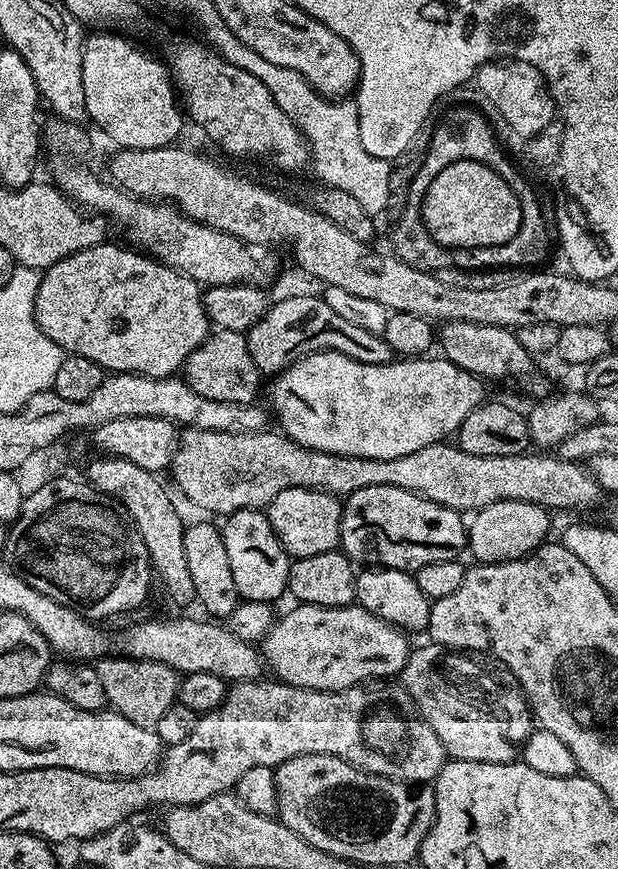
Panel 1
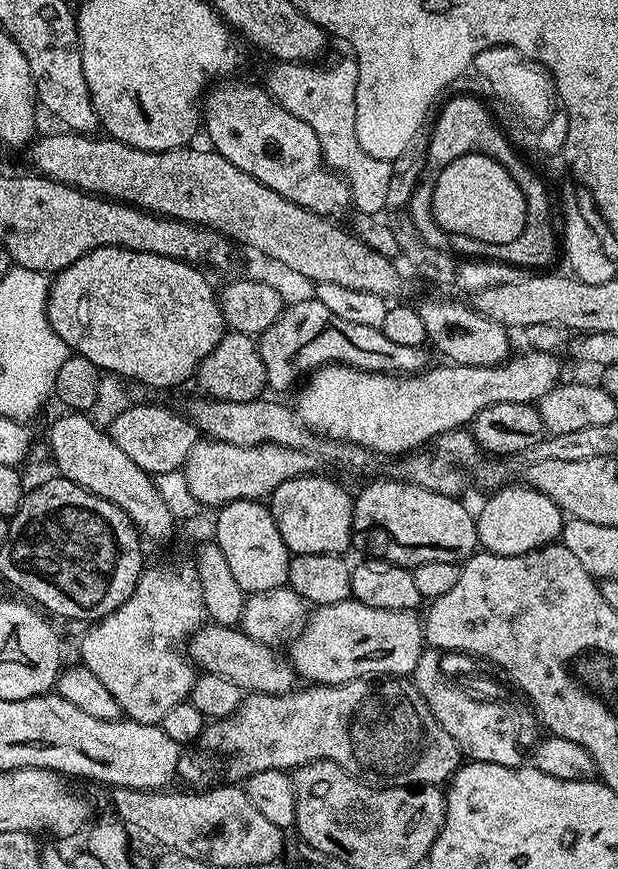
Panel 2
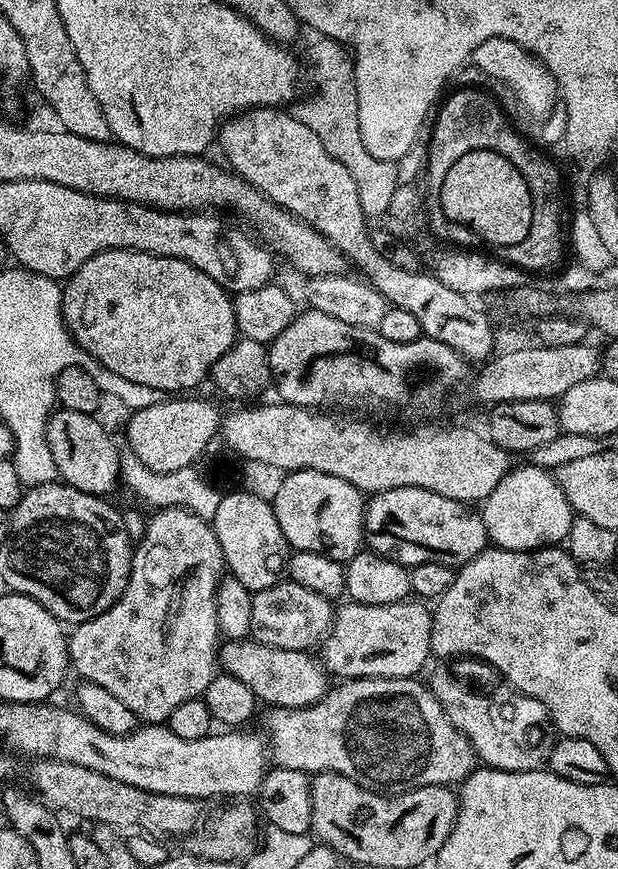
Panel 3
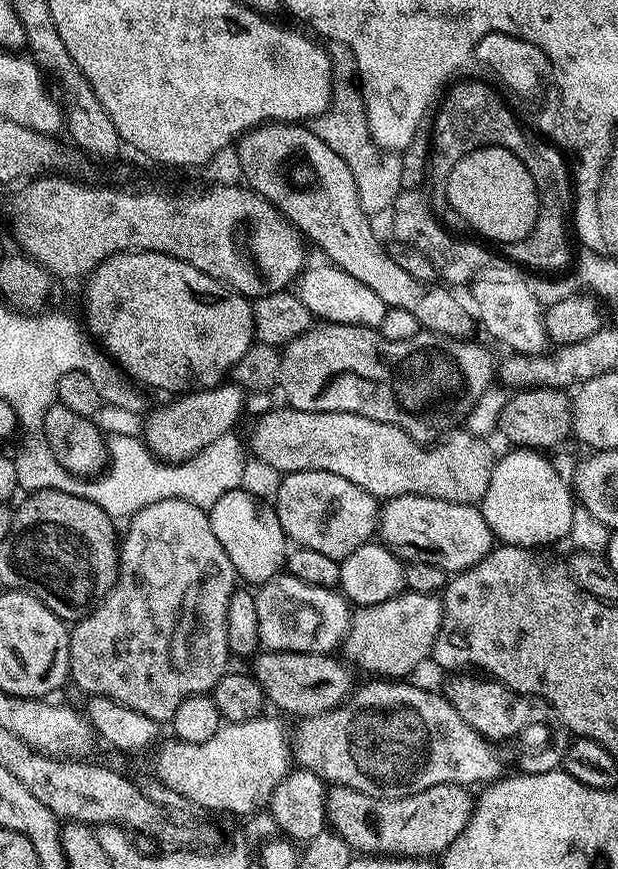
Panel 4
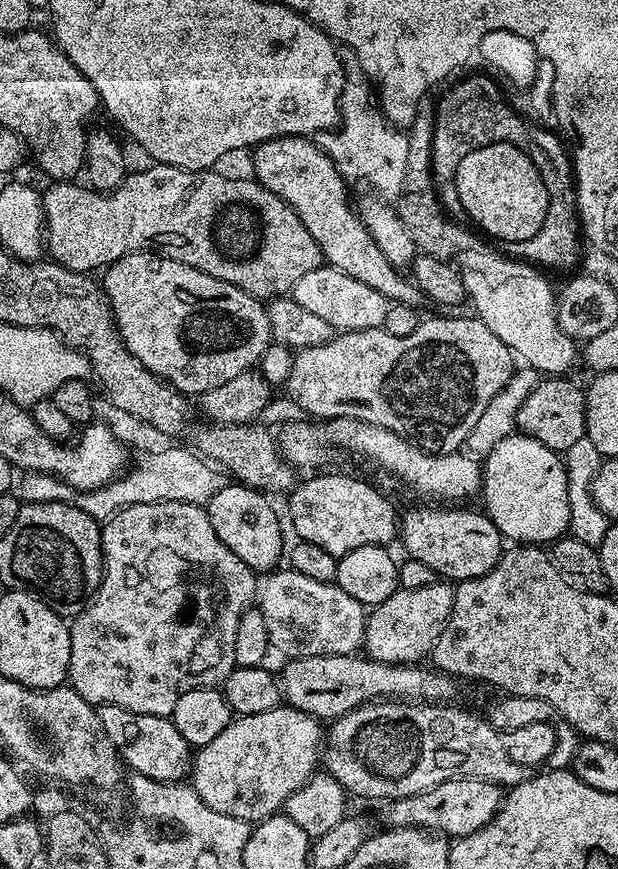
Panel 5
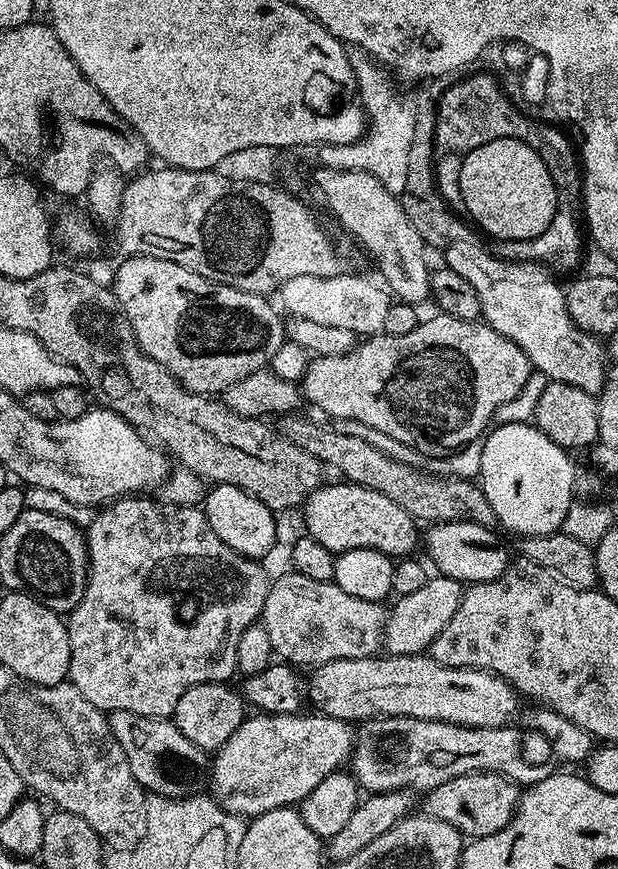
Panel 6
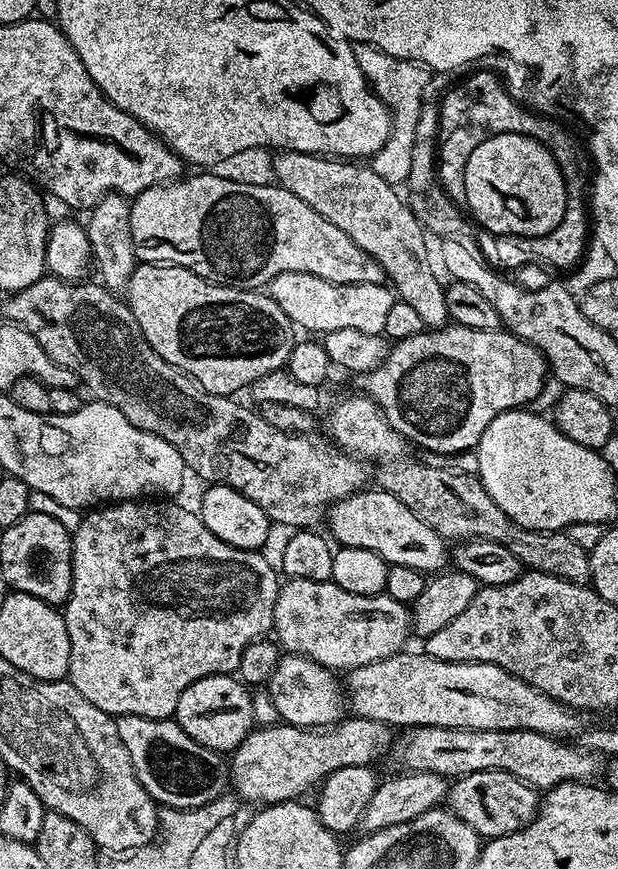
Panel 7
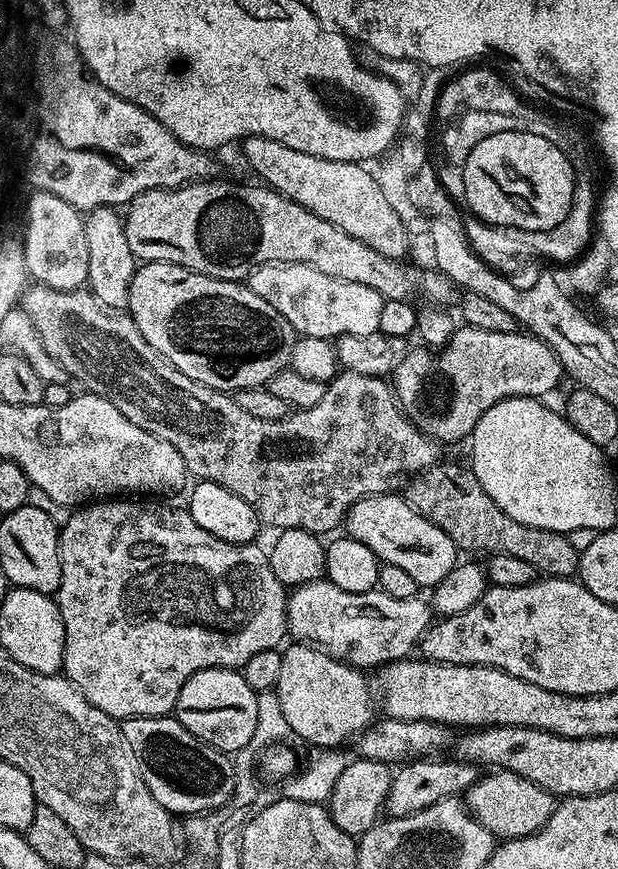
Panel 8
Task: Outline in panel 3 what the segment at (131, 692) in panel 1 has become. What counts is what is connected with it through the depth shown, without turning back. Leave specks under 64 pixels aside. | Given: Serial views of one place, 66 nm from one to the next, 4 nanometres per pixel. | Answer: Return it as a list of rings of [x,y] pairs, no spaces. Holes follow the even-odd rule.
[[[162,508],[151,514],[153,516],[149,518],[148,525],[144,528],[144,541],[141,544],[139,541],[135,545],[132,554],[132,569],[130,578],[126,582],[126,590],[122,590],[120,597],[105,612],[71,629],[68,636],[68,658],[71,671],[77,672],[81,681],[89,680],[94,682],[94,686],[103,686],[109,694],[114,694],[114,698],[122,701],[129,710],[134,710],[137,721],[144,724],[164,724],[170,718],[170,714],[174,714],[177,706],[182,706],[182,702],[201,699],[206,686],[210,686],[210,682],[218,674],[218,649],[222,643],[222,637],[216,613],[216,588],[225,575],[226,565],[222,546],[218,546],[218,538],[209,521],[198,518],[184,508]]]

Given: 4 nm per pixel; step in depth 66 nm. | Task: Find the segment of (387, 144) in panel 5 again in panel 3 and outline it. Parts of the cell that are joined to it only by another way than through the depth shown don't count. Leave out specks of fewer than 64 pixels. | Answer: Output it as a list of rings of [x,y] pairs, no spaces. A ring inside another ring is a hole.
[[[317,39],[316,65],[312,68],[312,80],[316,89],[305,104],[297,103],[294,115],[322,141],[326,146],[326,154],[330,158],[338,158],[346,170],[354,177],[358,185],[358,202],[362,202],[364,215],[369,218],[383,217],[390,204],[390,197],[400,179],[396,173],[396,165],[391,160],[379,160],[366,150],[362,142],[362,130],[358,130],[358,94],[356,93],[356,65],[354,56],[345,45],[337,40]]]

